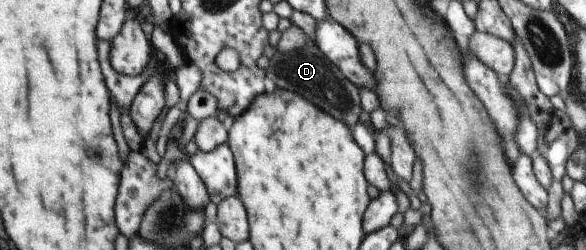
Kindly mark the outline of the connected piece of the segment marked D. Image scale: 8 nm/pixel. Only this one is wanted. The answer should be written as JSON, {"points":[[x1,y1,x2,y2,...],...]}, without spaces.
{"points":[[308,43,291,53,275,53,275,57,269,60,266,76,275,82,277,88,289,89,315,103,317,107,321,105,323,111,329,111,333,117,344,121,351,129,364,115,359,88,315,45]]}

